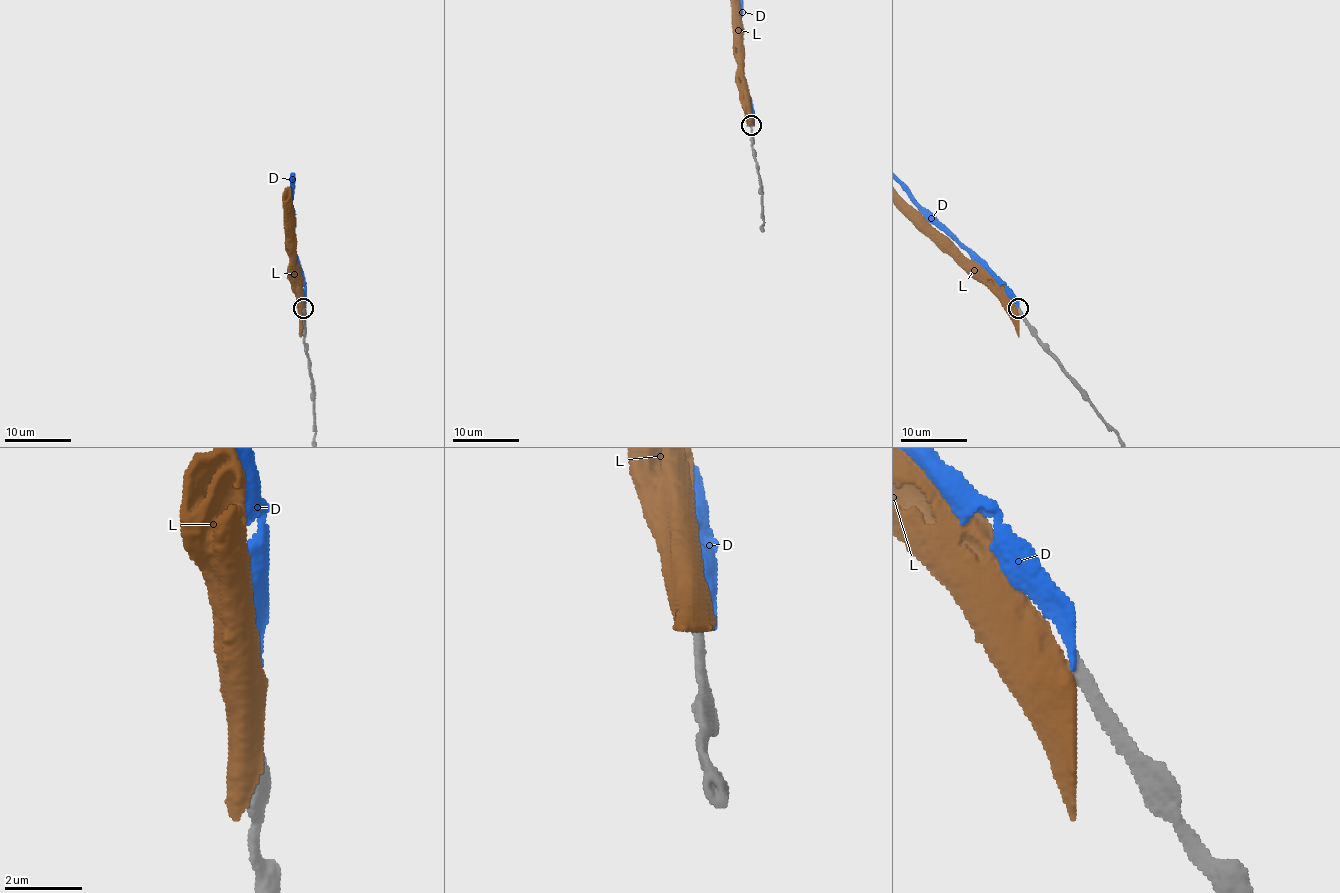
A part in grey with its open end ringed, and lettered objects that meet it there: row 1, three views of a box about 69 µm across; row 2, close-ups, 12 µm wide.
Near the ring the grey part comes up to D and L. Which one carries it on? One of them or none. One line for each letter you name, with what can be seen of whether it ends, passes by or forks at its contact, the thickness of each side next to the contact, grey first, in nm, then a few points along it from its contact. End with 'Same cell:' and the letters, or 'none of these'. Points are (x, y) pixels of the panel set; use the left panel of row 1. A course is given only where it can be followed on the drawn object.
Same cell: none of these

